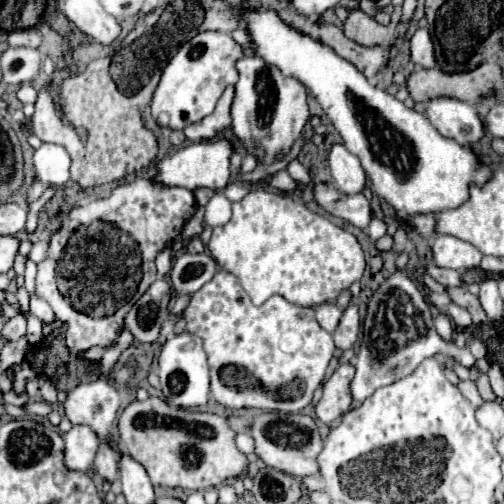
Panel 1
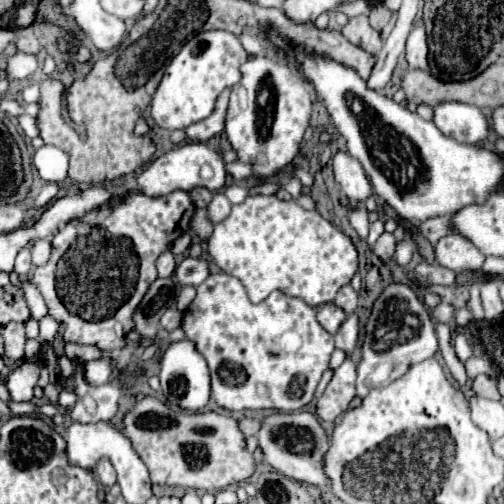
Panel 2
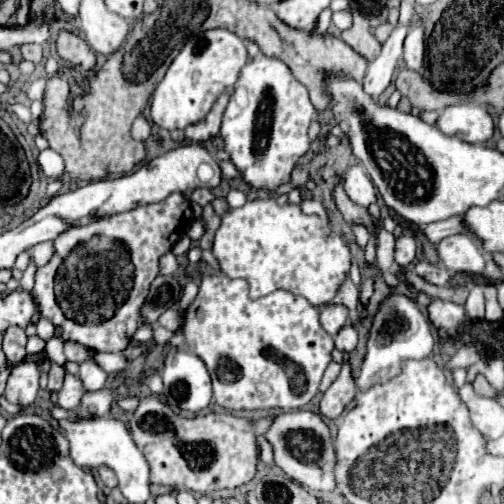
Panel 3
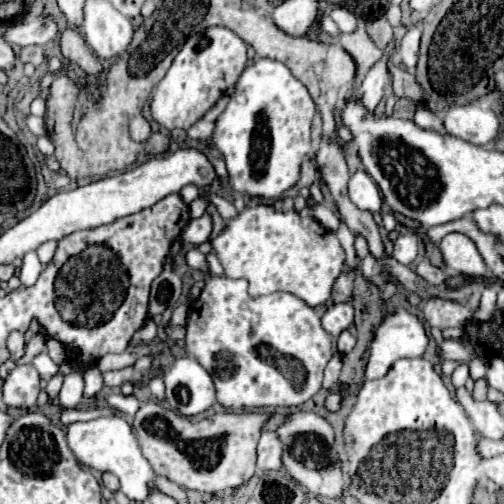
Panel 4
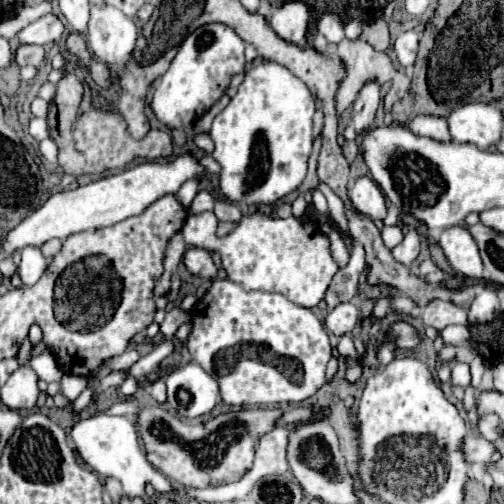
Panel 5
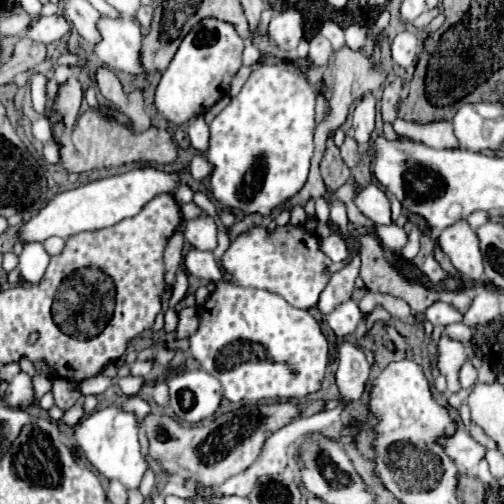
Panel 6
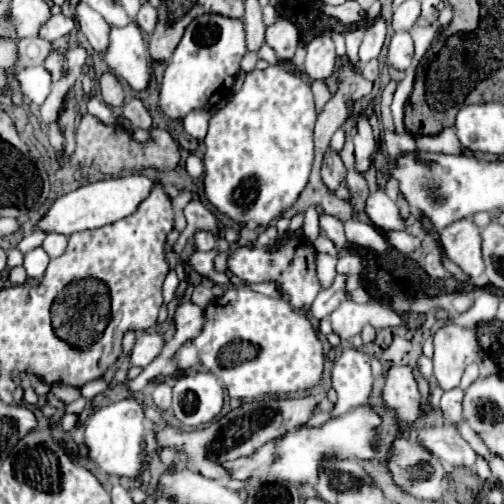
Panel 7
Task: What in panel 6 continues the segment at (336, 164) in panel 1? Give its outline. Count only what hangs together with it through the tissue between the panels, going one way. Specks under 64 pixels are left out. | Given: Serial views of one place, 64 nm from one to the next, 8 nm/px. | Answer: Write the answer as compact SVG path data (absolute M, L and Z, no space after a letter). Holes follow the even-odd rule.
M370 182L370 184L360 186L356 190L354 202L360 208L360 212L366 218L370 218L376 226L390 224L392 222L390 220L390 200L386 198L384 190L376 182Z

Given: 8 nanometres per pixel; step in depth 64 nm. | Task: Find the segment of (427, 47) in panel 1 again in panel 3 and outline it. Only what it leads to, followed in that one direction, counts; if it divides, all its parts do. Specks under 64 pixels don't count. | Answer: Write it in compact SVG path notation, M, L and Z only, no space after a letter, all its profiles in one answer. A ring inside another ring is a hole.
M414 26L406 40L404 40L406 52L404 52L404 62L410 70L418 70L424 68L424 28L422 26Z

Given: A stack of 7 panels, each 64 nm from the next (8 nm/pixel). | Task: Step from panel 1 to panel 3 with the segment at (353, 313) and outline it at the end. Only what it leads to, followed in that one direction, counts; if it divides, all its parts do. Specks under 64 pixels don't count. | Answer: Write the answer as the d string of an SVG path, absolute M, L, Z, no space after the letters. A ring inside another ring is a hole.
M346 324L336 336L334 336L334 342L336 342L336 348L342 350L342 352L352 352L358 344L358 332L356 332L356 326L354 324Z

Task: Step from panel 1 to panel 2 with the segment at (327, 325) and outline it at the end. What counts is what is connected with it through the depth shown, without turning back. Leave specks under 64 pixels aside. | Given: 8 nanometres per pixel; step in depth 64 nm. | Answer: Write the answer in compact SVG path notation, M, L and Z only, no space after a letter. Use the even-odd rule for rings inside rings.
M322 304L316 308L316 312L318 312L318 322L322 324L322 328L334 334L342 322L342 310L334 304Z

